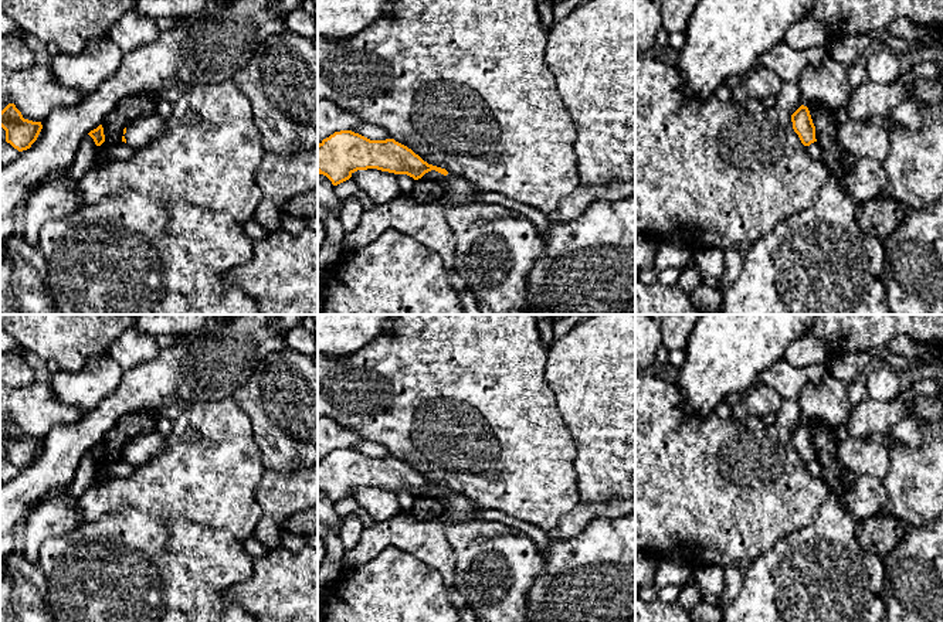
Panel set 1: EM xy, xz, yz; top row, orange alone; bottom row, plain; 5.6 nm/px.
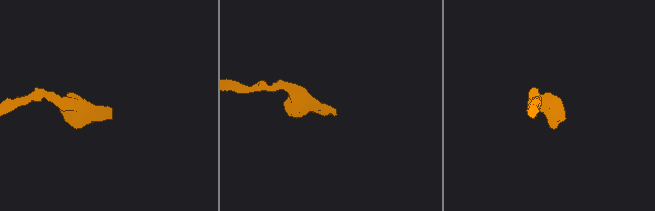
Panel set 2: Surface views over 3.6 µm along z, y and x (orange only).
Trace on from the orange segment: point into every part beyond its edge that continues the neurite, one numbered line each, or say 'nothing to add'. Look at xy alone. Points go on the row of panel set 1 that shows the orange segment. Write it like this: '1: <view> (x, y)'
1: xy (139, 132)

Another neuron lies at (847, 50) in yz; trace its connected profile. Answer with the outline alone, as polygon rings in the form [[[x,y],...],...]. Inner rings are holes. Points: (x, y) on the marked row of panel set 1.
[[[845,35],[831,41],[828,50],[834,60],[848,67],[862,61],[864,57],[858,37],[854,35]]]

